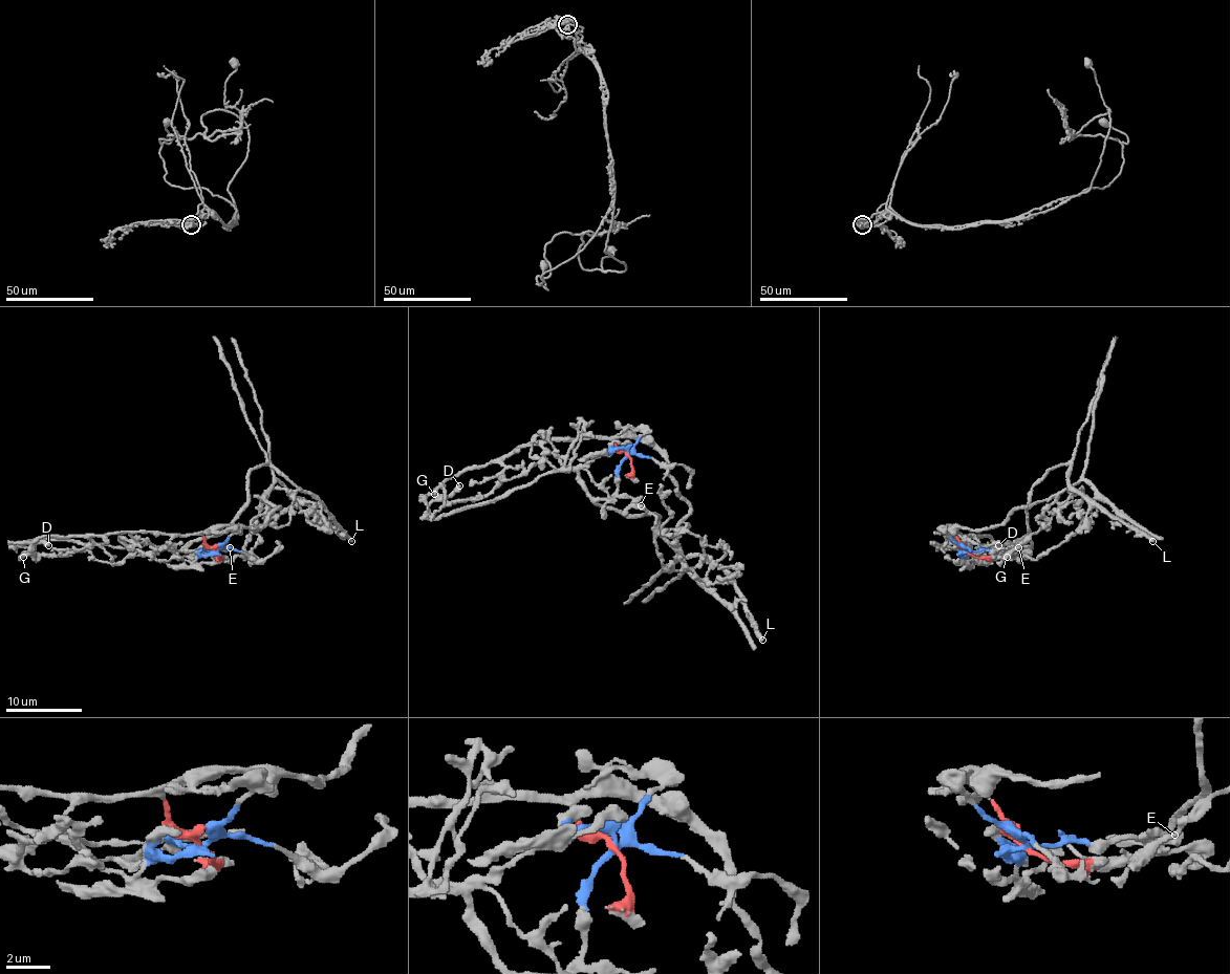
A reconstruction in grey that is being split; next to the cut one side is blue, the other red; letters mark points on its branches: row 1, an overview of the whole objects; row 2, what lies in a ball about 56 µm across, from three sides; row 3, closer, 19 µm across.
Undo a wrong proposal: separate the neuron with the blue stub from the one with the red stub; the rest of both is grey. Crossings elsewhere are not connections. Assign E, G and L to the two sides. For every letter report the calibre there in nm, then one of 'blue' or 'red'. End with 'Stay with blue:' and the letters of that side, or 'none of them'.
E: 360 nm | blue
G: 300 nm | red
L: 320 nm | blue
Stay with blue: E, L

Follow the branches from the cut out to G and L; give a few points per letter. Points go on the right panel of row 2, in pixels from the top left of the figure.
G: (968, 553), (950, 534), (989, 536), (1008, 557)
L: (968, 552), (1015, 547), (1029, 533), (1030, 491), (1064, 463), (1070, 466), (1067, 483), (1153, 542)

